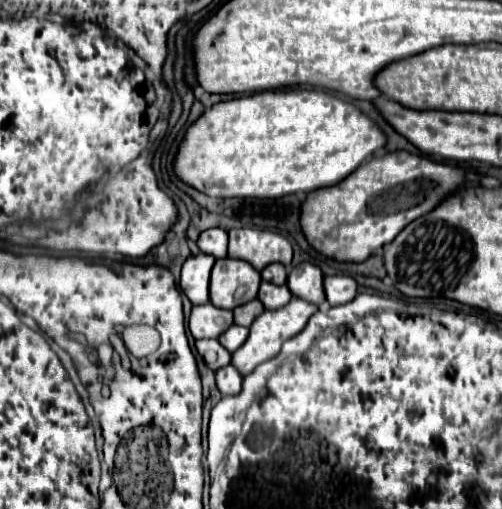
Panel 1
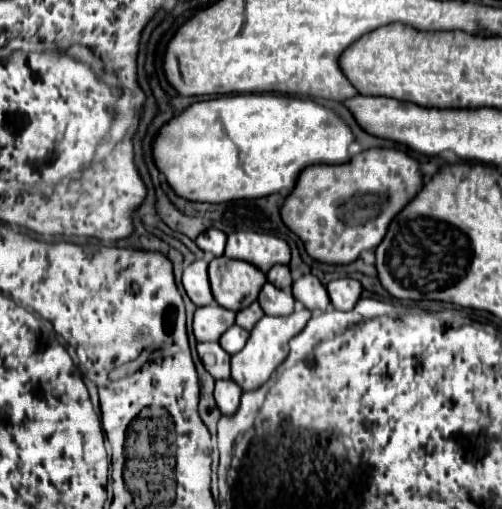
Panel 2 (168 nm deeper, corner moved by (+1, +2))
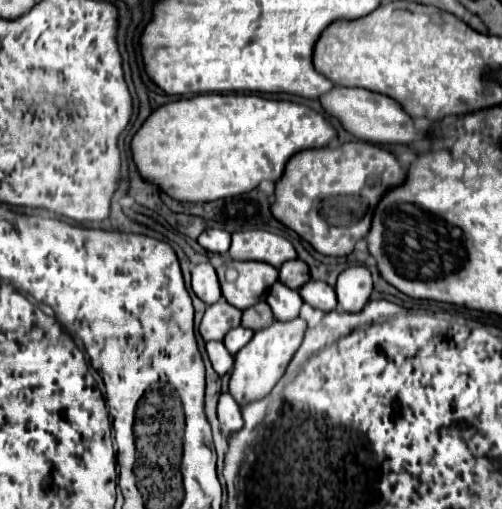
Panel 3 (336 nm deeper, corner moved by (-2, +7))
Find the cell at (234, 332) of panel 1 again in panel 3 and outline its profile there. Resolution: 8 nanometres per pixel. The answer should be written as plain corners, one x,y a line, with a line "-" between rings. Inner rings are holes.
238,326
238,328
232,328
226,336
224,336
224,346
228,348
228,352
234,356
250,338
252,338
252,330
250,328
244,328
244,326

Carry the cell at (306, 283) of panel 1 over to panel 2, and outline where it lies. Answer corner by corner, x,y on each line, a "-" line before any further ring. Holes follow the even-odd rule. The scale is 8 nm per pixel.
303,275
293,283
293,297
301,301
309,311
325,311
331,305
327,289
315,275

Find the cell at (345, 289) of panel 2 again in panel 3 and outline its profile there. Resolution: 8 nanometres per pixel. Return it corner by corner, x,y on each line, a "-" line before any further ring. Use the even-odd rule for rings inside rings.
364,266
346,268
336,280
338,306
344,312
360,312
372,294
372,276

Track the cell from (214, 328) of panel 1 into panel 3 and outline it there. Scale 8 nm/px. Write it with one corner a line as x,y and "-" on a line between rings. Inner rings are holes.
220,298
216,304
208,306
204,312
204,318
200,322
200,334
208,340
222,340
230,328
240,326
242,312
234,306
230,306
224,298

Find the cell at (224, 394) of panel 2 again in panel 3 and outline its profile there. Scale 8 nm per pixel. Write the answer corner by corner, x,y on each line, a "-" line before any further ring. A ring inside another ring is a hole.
228,390
220,394
220,400
218,400
218,420
220,420
220,428
222,428
224,436
228,436
230,432
240,430
242,424
244,424
242,414
240,414
240,406
238,406
238,402
234,400
234,396

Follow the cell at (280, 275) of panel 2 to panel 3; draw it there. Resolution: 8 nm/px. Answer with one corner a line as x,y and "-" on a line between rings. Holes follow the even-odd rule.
288,260
286,264
280,266
280,282
286,284
288,288
294,288
298,290
306,280
310,278
308,274
308,266
302,262
302,260

